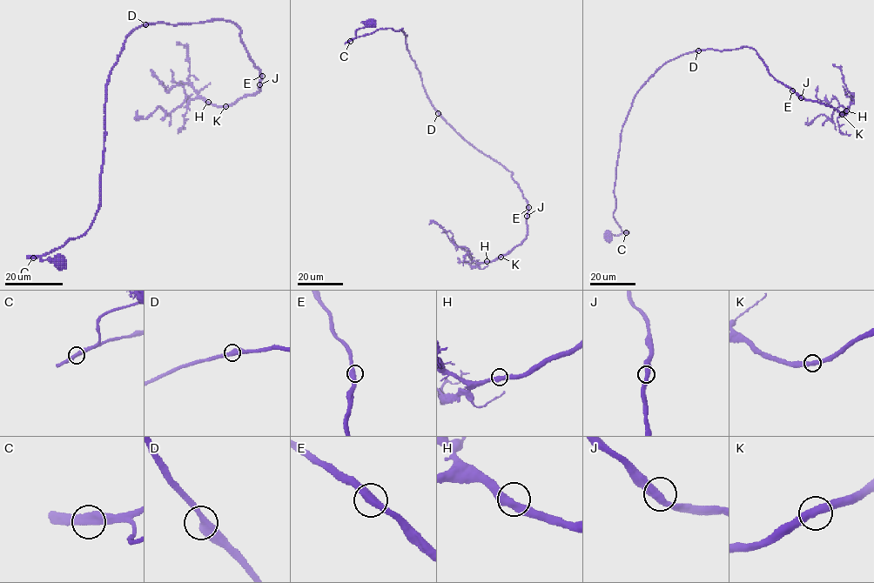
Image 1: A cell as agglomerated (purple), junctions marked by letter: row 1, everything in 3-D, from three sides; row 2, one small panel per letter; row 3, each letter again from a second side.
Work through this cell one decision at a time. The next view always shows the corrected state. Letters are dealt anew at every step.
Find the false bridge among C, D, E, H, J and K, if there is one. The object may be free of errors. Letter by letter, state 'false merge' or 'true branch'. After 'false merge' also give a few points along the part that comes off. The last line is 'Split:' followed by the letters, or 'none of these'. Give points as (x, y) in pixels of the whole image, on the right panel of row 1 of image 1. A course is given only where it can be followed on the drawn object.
C: true branch
D: true branch
E: true branch
H: true branch
J: true branch
K: true branch
Split: none of these

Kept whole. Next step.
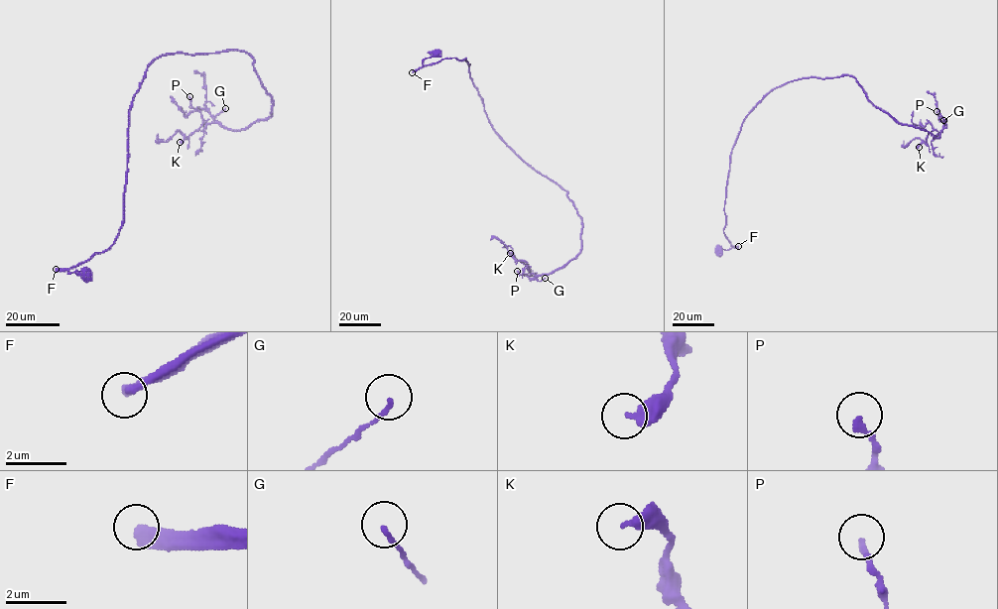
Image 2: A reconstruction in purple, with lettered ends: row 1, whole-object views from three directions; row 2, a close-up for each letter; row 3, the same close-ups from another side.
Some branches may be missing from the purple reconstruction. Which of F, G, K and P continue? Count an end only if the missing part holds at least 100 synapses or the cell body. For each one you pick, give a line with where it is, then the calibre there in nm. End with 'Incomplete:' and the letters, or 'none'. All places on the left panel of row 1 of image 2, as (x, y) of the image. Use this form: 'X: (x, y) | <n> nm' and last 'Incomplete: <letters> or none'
F: (56, 269) | 420 nm
Incomplete: F

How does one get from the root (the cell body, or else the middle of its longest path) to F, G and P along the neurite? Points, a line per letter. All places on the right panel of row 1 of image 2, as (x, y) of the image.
F: (718, 251), (738, 246)
G: (718, 251), (732, 247), (732, 148), (774, 88), (851, 75), (899, 123), (938, 137), (943, 120)
P: (718, 251), (732, 247), (732, 148), (774, 88), (851, 75), (875, 105), (934, 137), (936, 111)

